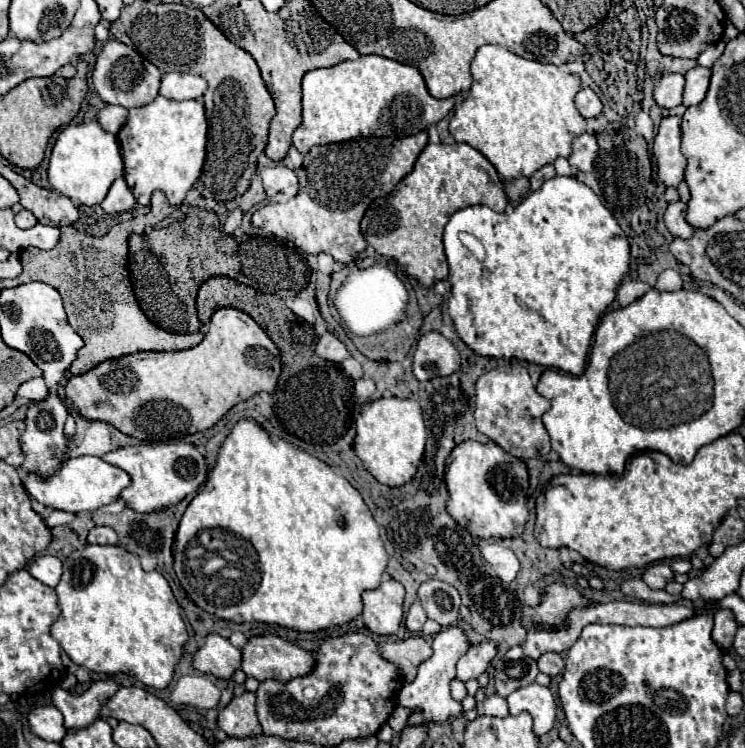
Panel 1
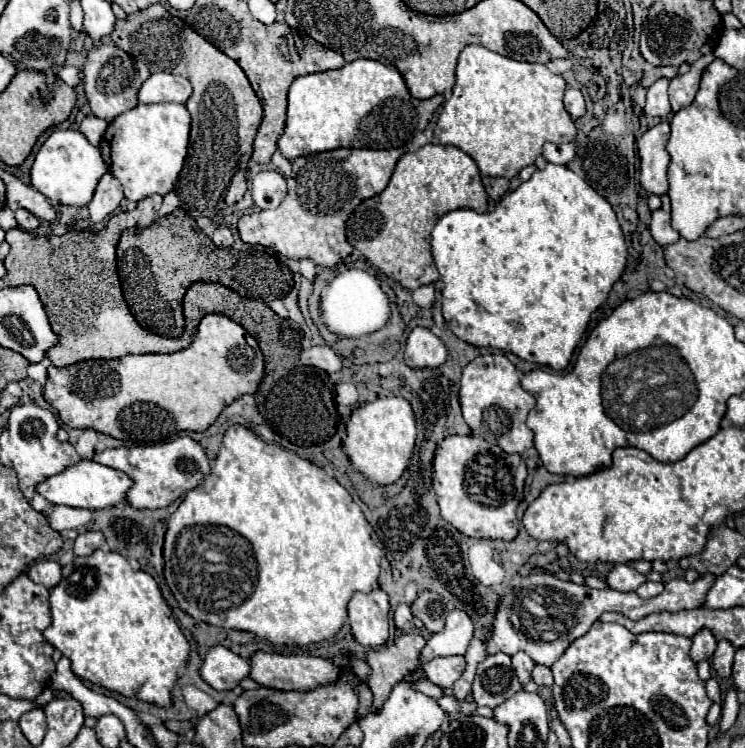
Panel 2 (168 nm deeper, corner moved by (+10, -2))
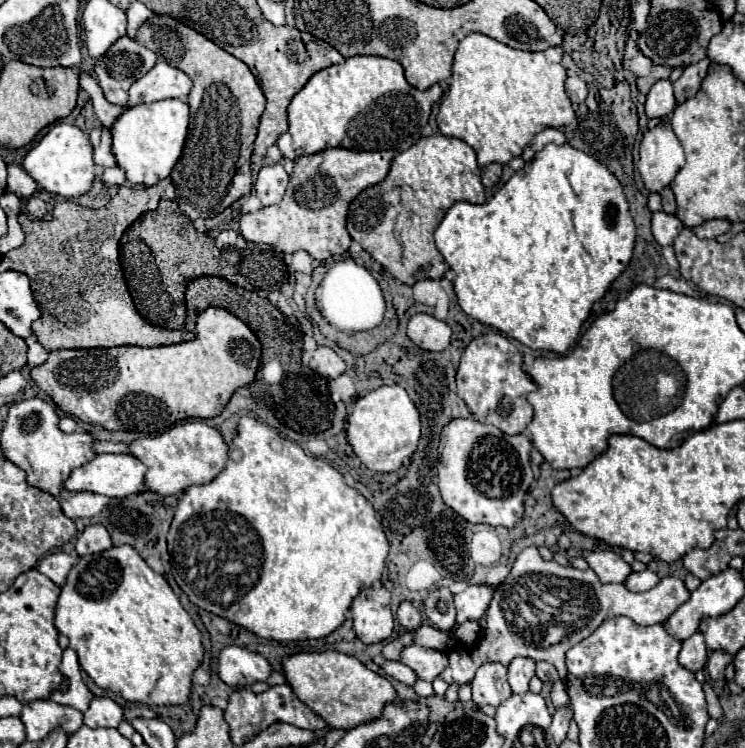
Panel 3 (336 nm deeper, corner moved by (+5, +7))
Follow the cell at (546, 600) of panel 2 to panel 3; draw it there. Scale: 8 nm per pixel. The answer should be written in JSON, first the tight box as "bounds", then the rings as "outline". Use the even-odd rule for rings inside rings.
{"bounds":[440,547,690,687],"outline":[[[526,547],[516,557],[510,575],[494,591],[482,637],[468,645],[468,651],[464,647],[448,651],[448,665],[440,679],[448,685],[462,687],[474,679],[474,673],[484,663],[510,665],[514,657],[528,657],[552,663],[560,679],[566,681],[566,651],[588,637],[606,619],[626,615],[638,625],[656,625],[666,621],[688,597],[690,591],[684,581],[676,577],[660,579],[650,591],[632,593],[622,583],[600,583],[592,569],[580,571],[558,565],[556,561],[544,561],[536,547]]]}

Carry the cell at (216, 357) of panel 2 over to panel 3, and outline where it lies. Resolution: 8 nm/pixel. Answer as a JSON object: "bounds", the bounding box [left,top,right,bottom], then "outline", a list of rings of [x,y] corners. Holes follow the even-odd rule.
{"bounds":[30,307,260,433],"outline":[[[208,307],[198,315],[196,321],[196,337],[188,343],[168,345],[168,347],[112,347],[112,349],[62,349],[52,351],[48,359],[30,369],[30,377],[34,383],[46,391],[54,403],[62,407],[68,415],[82,419],[84,423],[98,423],[108,431],[138,431],[138,433],[162,433],[170,429],[176,421],[184,421],[188,417],[194,419],[210,419],[222,413],[228,399],[238,387],[244,387],[254,381],[258,361],[260,361],[260,341],[242,323],[238,317],[220,307]],[[122,401],[122,421],[92,421],[102,419],[104,413],[112,413]]]}

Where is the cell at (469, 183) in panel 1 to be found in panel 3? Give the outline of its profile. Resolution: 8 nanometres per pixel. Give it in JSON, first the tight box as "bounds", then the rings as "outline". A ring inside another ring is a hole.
{"bounds":[348,135,484,285],"outline":[[[432,135],[424,137],[418,143],[414,143],[408,151],[398,153],[392,159],[390,173],[386,175],[384,181],[378,185],[372,185],[364,189],[352,203],[348,211],[348,233],[354,241],[358,241],[366,253],[370,253],[394,279],[414,285],[422,279],[442,279],[448,271],[448,265],[438,251],[434,243],[434,231],[444,219],[446,211],[458,203],[458,201],[468,201],[468,203],[484,203],[484,185],[480,183],[480,167],[476,163],[476,153],[470,145],[456,137],[446,137],[446,135]]]}

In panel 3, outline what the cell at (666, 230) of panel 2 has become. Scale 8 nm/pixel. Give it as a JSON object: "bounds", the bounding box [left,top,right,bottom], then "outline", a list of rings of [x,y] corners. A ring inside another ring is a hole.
{"bounds":[652,211,684,245],"outline":[[[664,211],[654,213],[652,217],[652,235],[658,241],[658,245],[672,245],[676,235],[684,229],[682,221],[674,215],[666,215]]]}

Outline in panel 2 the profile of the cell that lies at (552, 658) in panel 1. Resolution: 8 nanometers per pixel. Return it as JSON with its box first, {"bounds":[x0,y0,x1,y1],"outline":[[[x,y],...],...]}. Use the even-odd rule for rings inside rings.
{"bounds":[533,664,553,686],"outline":[[[537,664],[537,666],[533,668],[533,680],[535,680],[539,686],[551,686],[551,684],[553,684],[553,674],[551,674],[551,668]]]}

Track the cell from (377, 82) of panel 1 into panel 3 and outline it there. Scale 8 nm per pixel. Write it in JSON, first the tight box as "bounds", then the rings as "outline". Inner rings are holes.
{"bounds":[278,57,442,159],"outline":[[[350,57],[342,65],[326,67],[312,75],[312,79],[294,95],[288,105],[288,131],[278,137],[278,147],[286,159],[298,159],[302,155],[320,153],[330,147],[344,147],[356,151],[406,151],[418,139],[420,131],[428,123],[432,105],[442,97],[440,85],[432,85],[426,91],[414,89],[406,79],[402,65],[386,57]]]}

